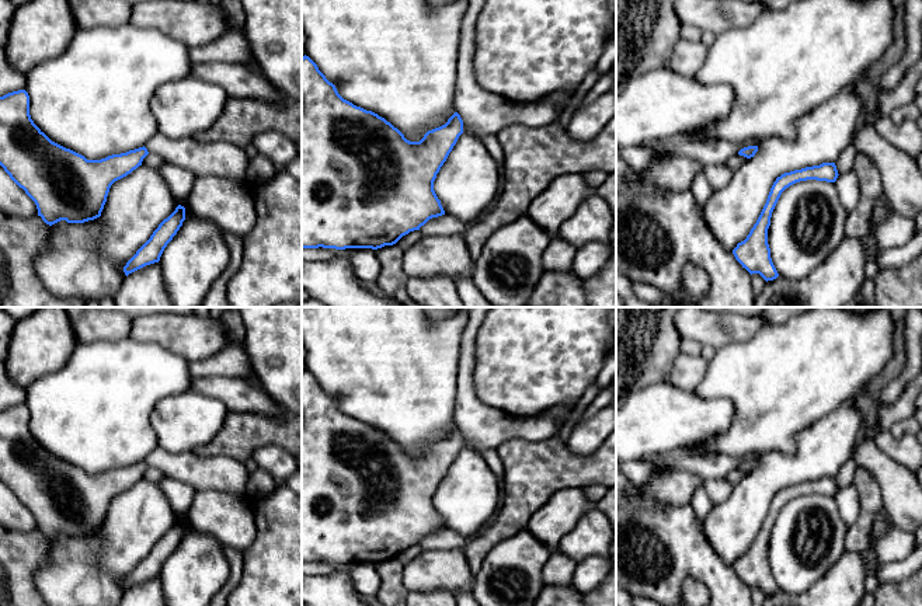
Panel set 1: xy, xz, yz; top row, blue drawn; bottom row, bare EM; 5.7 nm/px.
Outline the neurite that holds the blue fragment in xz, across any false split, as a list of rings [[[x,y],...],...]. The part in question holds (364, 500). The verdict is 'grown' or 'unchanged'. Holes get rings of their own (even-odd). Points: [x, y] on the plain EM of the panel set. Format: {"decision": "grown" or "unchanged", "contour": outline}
{"decision": "unchanged", "contour": [[[302,372],[302,563],[372,563],[396,558],[410,546],[420,544],[429,533],[445,529],[445,525],[434,505],[434,495],[449,467],[463,447],[463,435],[455,426],[445,439],[428,445],[420,456],[410,456],[404,449],[385,432],[372,425],[366,425],[344,414],[335,400],[330,397],[319,384],[317,379],[309,372]]]}

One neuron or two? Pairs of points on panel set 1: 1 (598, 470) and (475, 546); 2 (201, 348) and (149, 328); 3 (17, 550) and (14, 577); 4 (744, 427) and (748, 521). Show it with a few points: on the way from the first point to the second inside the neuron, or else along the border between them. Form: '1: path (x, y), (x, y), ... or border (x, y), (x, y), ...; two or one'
1: path (567, 470), (556, 470), (505, 521); one
2: path (188, 335), (162, 328); one
3: path (14, 557), (14, 570); one
4: border (793, 450), (792, 453), (769, 450), (761, 456); two

